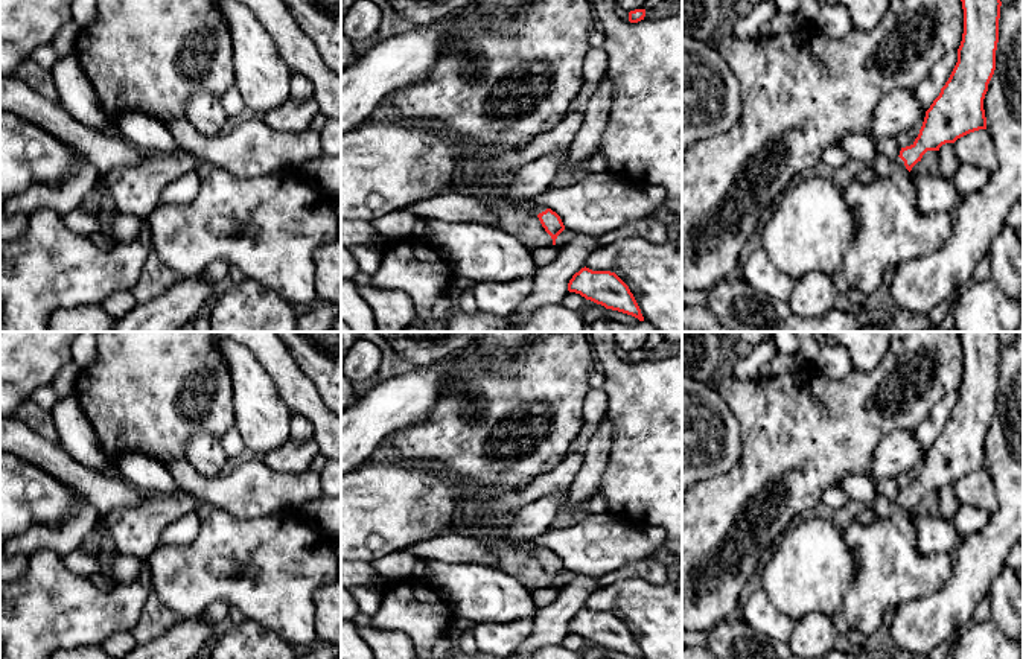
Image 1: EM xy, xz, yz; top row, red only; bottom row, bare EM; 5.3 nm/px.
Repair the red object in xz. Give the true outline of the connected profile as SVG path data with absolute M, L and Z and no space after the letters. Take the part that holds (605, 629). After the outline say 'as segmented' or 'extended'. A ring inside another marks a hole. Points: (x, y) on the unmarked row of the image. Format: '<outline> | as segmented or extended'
M582 609L568 624L568 632L586 641L635 659L644 659L629 627L610 612Z | as segmented

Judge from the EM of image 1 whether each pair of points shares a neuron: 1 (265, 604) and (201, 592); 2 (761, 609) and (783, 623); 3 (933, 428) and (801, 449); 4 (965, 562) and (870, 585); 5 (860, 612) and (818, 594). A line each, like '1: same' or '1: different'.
1: same
2: same
3: different
4: different
5: different

